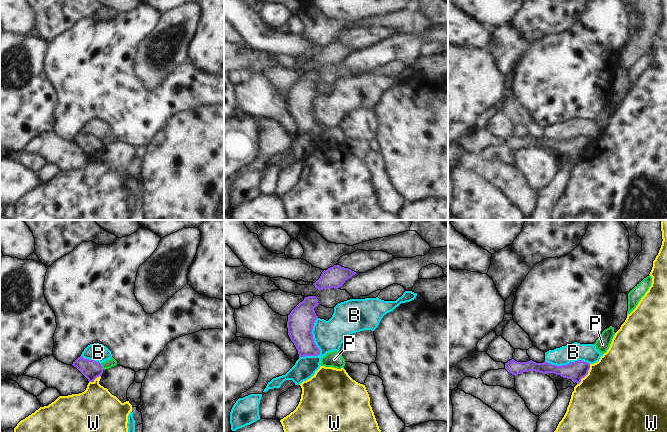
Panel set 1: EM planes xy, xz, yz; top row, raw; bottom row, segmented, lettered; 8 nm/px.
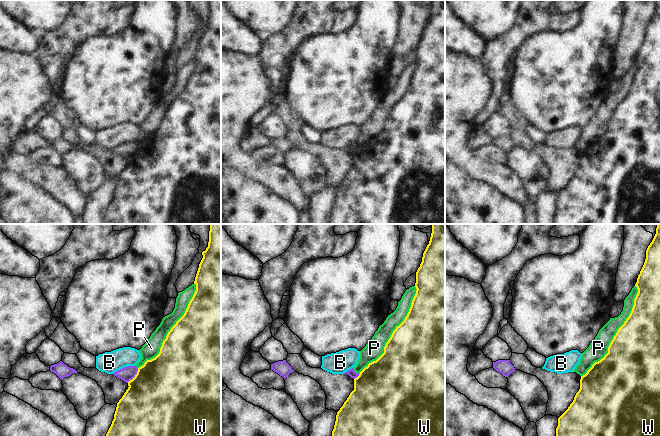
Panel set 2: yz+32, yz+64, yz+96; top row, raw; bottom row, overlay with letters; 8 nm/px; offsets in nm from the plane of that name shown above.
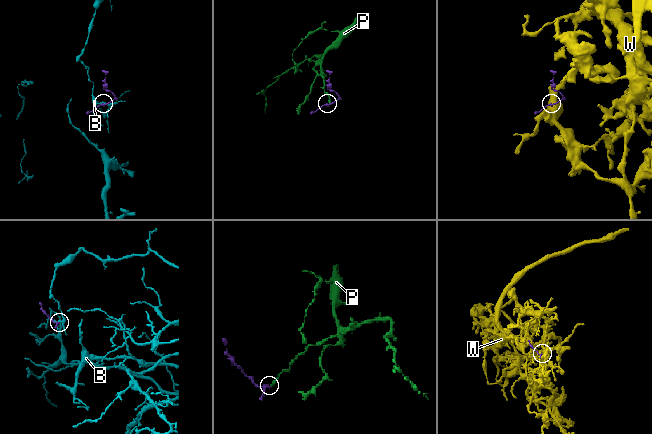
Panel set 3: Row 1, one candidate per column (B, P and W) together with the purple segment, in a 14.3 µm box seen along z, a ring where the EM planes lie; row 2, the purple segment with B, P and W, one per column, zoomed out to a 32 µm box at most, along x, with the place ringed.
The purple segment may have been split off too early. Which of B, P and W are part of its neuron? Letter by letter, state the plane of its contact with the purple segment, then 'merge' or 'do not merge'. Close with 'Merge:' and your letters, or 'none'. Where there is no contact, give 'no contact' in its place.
B: xz | do not merge
P: xy | do not merge
W: yz | do not merge
Merge: none

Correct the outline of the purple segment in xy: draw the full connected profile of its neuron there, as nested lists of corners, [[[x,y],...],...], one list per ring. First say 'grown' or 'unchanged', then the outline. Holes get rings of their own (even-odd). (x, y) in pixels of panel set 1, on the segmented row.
unchanged; [[[82,356],[78,357],[72,365],[76,367],[89,382],[94,382],[94,380],[103,373],[103,368],[99,362],[85,359]]]

